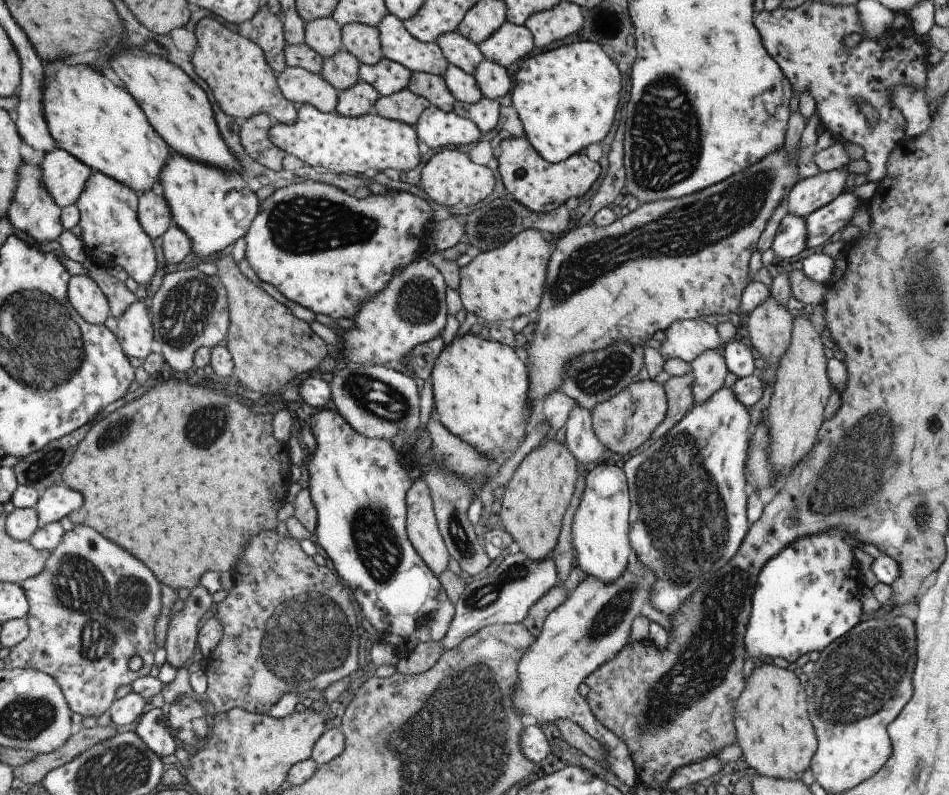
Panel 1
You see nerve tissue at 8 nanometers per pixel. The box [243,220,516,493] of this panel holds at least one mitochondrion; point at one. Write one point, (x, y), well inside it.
(373, 397)

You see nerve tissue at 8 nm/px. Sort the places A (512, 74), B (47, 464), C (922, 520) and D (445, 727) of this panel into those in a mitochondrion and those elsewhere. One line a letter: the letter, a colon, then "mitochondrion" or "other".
A: other
B: mitochondrion
C: mitochondrion
D: mitochondrion

